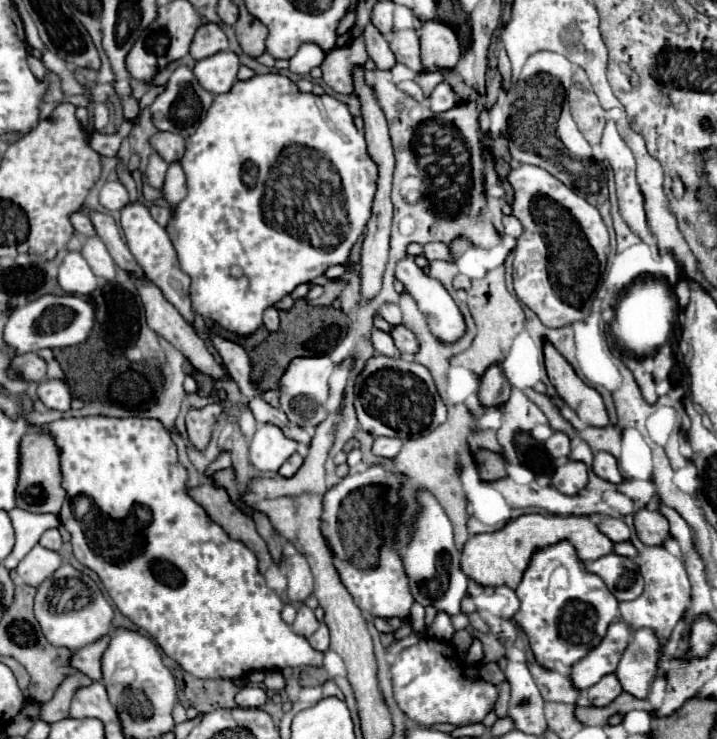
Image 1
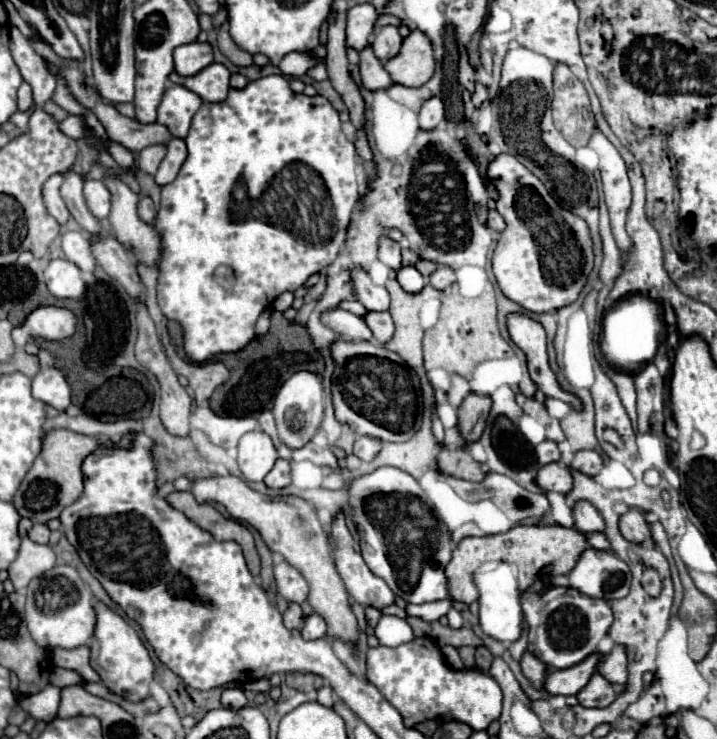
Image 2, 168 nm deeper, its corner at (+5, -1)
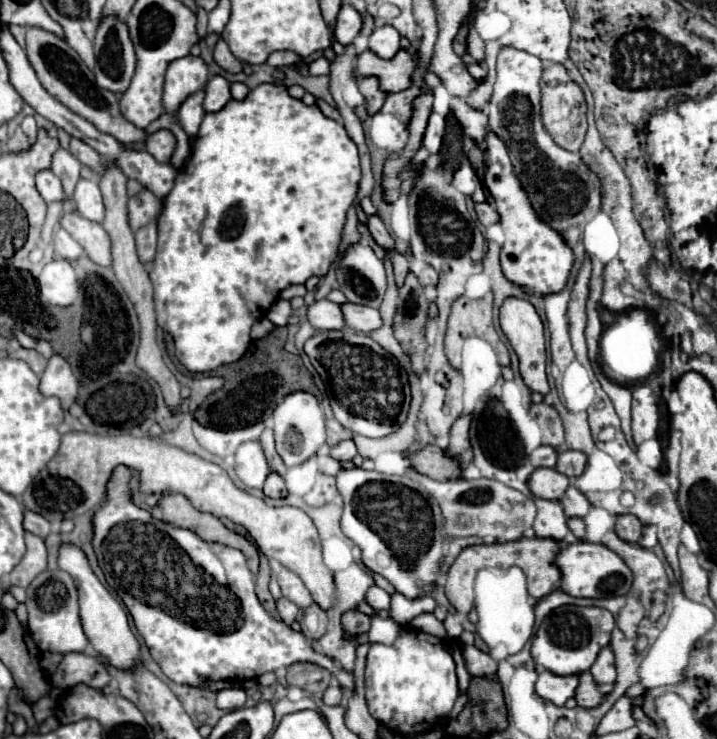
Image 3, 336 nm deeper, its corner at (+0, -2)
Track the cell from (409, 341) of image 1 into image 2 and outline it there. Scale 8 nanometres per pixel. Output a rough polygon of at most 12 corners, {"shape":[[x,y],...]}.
{"shape":[[368,312],[366,320],[378,344],[392,338],[390,312]]}

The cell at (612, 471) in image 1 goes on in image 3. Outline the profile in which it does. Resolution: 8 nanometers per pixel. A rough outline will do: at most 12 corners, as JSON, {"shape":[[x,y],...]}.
{"shape":[[561,451],[555,471],[577,477],[583,473],[587,455]]}

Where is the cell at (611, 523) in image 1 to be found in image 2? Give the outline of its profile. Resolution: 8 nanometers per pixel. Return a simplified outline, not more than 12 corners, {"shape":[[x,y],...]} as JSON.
{"shape":[[576,502],[574,526],[584,534],[604,532],[604,518],[590,502]]}

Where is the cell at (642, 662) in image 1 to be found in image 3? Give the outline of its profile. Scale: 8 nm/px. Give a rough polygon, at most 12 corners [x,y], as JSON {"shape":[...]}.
{"shape":[[601,649],[589,669],[595,683],[615,683],[615,659]]}

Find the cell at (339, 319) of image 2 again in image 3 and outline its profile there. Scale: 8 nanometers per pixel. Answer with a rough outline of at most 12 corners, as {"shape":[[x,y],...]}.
{"shape":[[337,303],[307,307],[307,321],[319,331],[345,327]]}

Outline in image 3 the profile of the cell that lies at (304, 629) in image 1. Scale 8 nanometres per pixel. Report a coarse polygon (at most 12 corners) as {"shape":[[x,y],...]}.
{"shape":[[277,599],[277,611],[285,625],[291,625],[299,607],[293,601]]}

